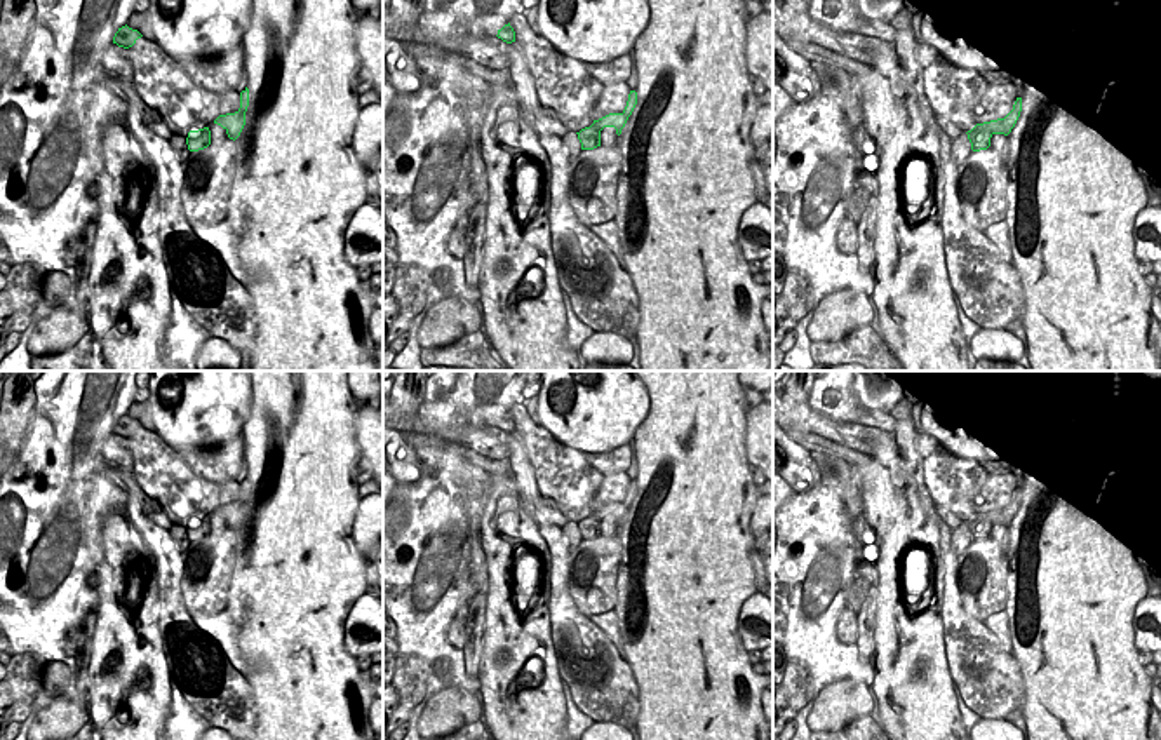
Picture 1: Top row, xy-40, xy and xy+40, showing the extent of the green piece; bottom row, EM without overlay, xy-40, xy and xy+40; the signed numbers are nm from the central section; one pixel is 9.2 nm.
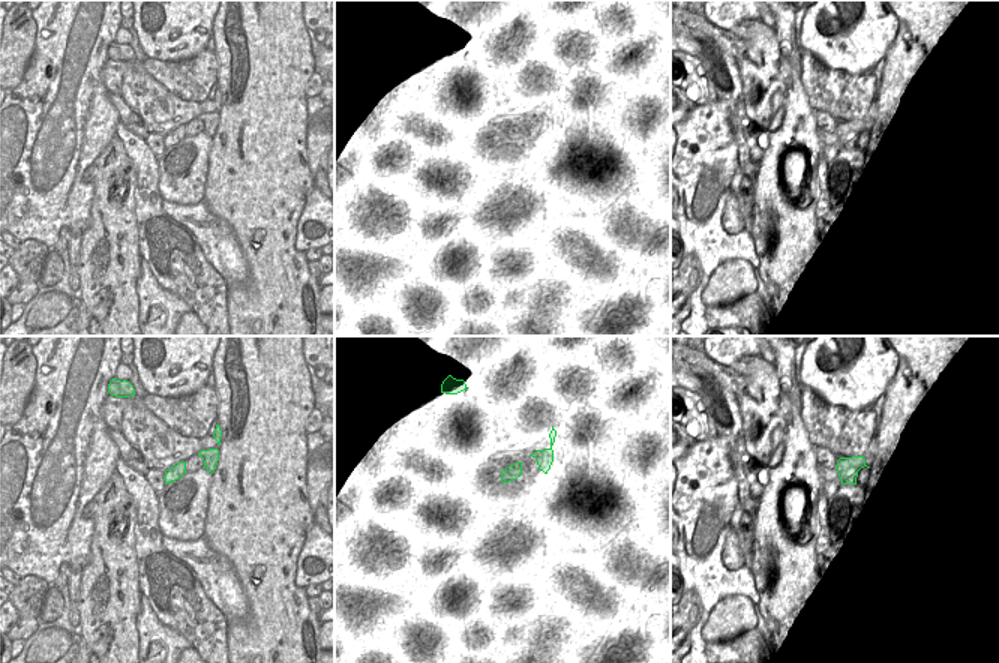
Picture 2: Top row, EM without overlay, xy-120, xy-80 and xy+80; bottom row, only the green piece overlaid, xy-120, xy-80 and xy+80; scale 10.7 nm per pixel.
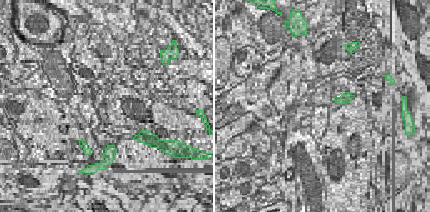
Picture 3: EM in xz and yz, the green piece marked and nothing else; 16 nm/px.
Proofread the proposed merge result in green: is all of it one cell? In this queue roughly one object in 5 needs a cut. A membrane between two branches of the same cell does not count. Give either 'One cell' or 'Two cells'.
Two cells.

